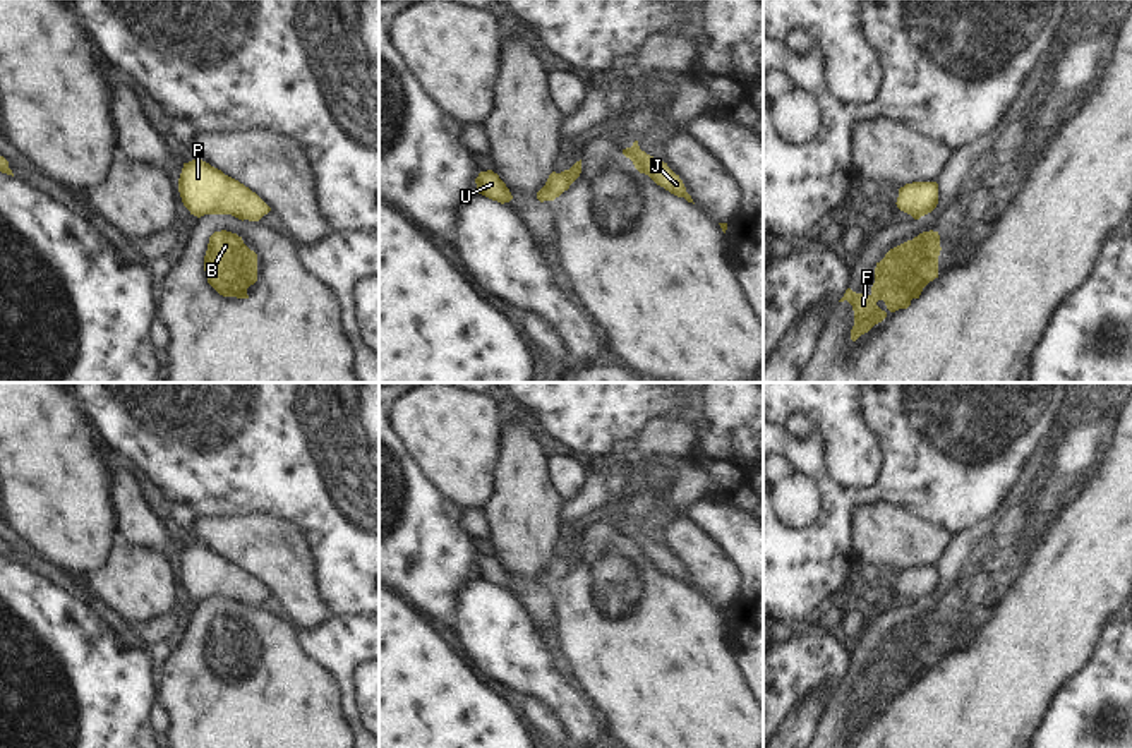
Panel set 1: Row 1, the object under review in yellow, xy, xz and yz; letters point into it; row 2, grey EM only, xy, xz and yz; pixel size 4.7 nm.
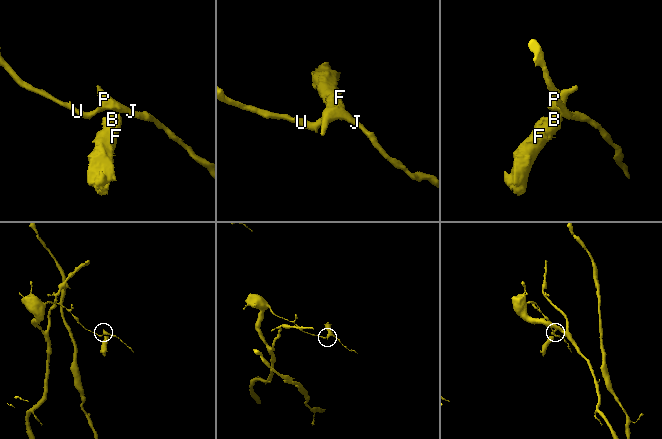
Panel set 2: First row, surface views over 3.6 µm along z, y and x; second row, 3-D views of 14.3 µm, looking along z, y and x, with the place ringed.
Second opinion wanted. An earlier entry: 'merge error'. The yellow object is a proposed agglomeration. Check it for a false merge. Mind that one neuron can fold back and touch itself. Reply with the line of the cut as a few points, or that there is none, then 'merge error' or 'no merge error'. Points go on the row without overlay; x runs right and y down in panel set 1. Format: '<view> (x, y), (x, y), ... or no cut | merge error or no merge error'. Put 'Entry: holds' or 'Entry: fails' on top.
Entry: holds
xz (625, 534), (630, 542) | merge error

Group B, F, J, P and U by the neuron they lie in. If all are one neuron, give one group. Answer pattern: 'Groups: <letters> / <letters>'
Groups: B F / J P U.

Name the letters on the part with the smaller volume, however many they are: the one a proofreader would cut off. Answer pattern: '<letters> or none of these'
B, F

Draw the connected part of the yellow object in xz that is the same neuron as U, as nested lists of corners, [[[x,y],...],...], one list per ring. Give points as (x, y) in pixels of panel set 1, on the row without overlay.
[[[492,554],[480,556],[479,561],[475,563],[475,568],[477,568],[479,578],[482,578],[492,585],[504,588],[513,583],[506,568]]]

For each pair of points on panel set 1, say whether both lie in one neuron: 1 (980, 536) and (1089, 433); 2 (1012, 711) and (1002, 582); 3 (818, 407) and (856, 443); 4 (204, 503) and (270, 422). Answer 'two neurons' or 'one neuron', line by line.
1: one neuron
2: one neuron
3: one neuron
4: one neuron

